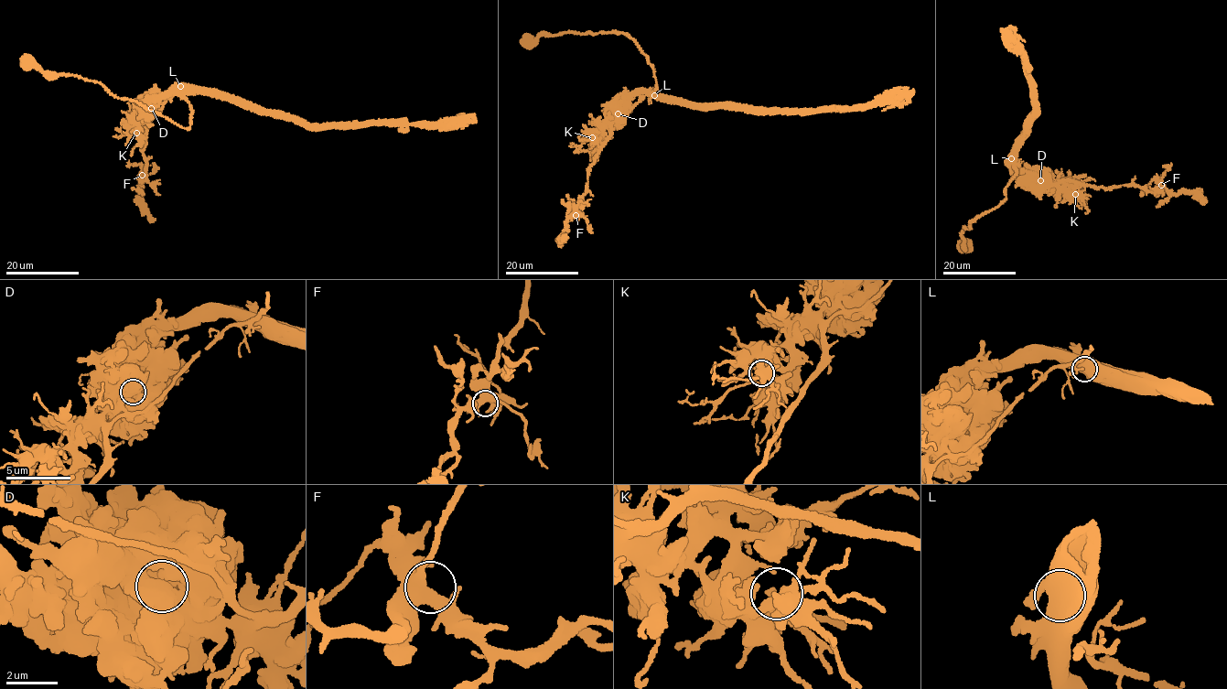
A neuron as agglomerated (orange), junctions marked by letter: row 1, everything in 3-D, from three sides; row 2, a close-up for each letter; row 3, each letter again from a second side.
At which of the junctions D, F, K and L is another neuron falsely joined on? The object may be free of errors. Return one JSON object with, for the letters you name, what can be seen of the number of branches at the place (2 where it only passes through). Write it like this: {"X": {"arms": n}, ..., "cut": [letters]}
{"D": {"arms": 1}, "cut": ["D"]}

